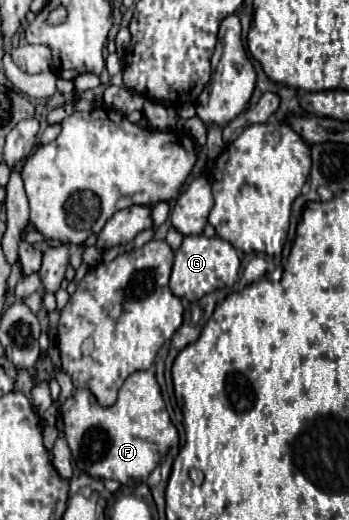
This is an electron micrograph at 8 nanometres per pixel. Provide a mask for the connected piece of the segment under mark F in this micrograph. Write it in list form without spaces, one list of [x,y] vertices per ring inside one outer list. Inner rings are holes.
[[[150,371],[132,373],[120,387],[118,401],[112,407],[100,407],[88,389],[78,389],[76,395],[72,395],[64,401],[62,417],[64,417],[64,431],[66,431],[68,447],[72,451],[72,457],[76,461],[78,469],[86,471],[92,477],[116,479],[122,485],[136,485],[138,481],[140,483],[146,481],[146,477],[154,471],[154,467],[160,463],[160,459],[168,453],[168,449],[172,445],[178,445],[178,431],[170,421],[158,381],[156,381],[154,373],[150,373]]]

